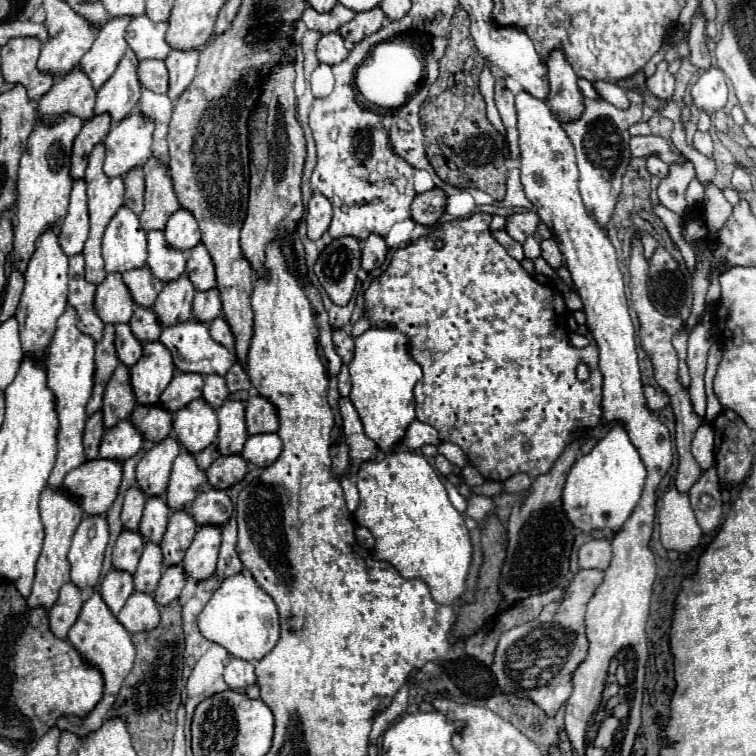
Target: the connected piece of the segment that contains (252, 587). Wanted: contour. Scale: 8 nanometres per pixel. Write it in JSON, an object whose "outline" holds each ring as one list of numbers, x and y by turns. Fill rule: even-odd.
{"outline":[[241,571,227,577,213,593,209,603,199,613,199,629,209,641,223,645,229,655,245,661,259,661,279,639,279,615,273,599,255,583,253,575,249,571]]}

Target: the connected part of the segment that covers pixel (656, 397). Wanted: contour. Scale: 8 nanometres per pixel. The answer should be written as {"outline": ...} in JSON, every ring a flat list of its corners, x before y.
{"outline":[[643,385,643,391,645,391,645,401,647,401,647,407,651,411,657,411,657,409,663,409,667,403,669,403,669,397,665,391,657,391,653,389,651,385]]}

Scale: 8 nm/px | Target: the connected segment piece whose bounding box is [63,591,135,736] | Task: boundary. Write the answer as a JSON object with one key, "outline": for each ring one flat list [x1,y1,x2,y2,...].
{"outline":[[93,593,85,603,83,603,83,607,81,607,81,613,79,613,79,617,77,617,77,621,75,621,75,625,69,629,69,641,75,645,75,649,83,655,83,659,87,661,87,663,91,663,91,665,95,665,101,673,103,673,103,679,105,679,105,695,103,695,103,699,97,703,97,707,87,715,87,717,83,717,80,719,74,715,65,716,65,719,71,723,71,725,75,725,75,727,71,727,71,729,63,729,68,730,77,734,88,735,89,733,93,733,93,731,97,731,99,727,101,727,101,723,105,721,105,717,107,717,107,713,109,713,109,709,113,707,113,703,115,703,115,699,117,699,117,693,119,693,119,689,121,689,121,683,123,683,123,679,127,677,127,673,131,671,131,667,133,667,133,661,135,661,135,645,133,645,133,641,131,641,131,633,129,631,125,631,125,627,119,623,119,619,109,611,109,607,107,607,107,603,101,599,101,593]]}

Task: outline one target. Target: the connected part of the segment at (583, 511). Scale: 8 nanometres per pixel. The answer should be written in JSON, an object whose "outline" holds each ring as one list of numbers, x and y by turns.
{"outline":[[617,423,601,441,597,441,597,445,587,455,577,459,571,467,563,489,563,509,573,527,581,531,619,531,641,499,645,479,647,469,635,451,635,445,629,441,625,427]]}

